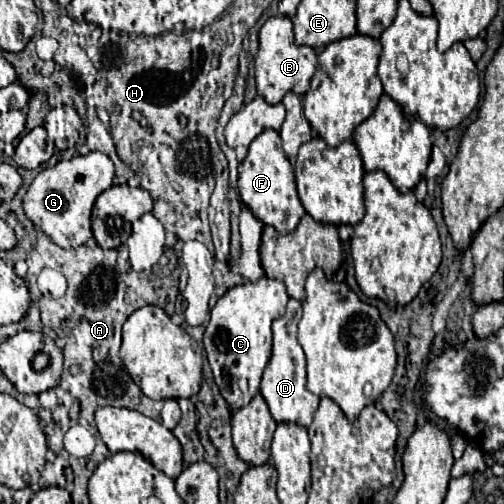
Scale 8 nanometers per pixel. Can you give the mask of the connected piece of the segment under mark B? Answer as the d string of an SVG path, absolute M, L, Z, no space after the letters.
M276 16L266 20L266 24L260 28L260 50L254 60L254 68L256 68L256 90L268 104L280 104L288 92L304 96L310 86L310 78L316 70L316 64L318 64L316 52L312 48L294 44L290 18Z

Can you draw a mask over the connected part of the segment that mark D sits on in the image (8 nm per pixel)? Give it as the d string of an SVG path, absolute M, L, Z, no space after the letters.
M290 298L286 306L286 314L272 324L274 348L272 348L272 358L262 376L260 392L270 408L272 418L278 424L302 424L302 428L308 428L310 420L314 420L314 412L318 410L320 400L306 390L306 358L302 346L296 340L300 318L302 318L302 306L298 300Z

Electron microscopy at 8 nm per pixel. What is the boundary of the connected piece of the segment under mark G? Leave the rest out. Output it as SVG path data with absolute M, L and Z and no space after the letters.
M88 152L72 160L60 160L52 168L44 168L30 184L24 196L24 212L46 236L60 248L78 248L92 238L90 214L96 198L112 186L114 164L102 152Z

